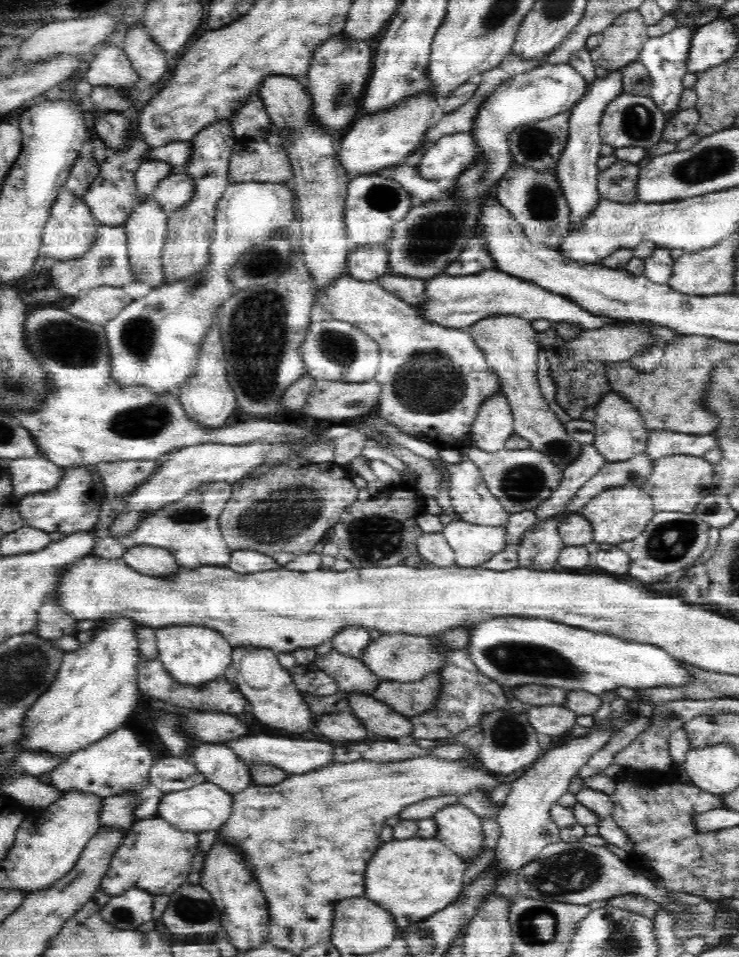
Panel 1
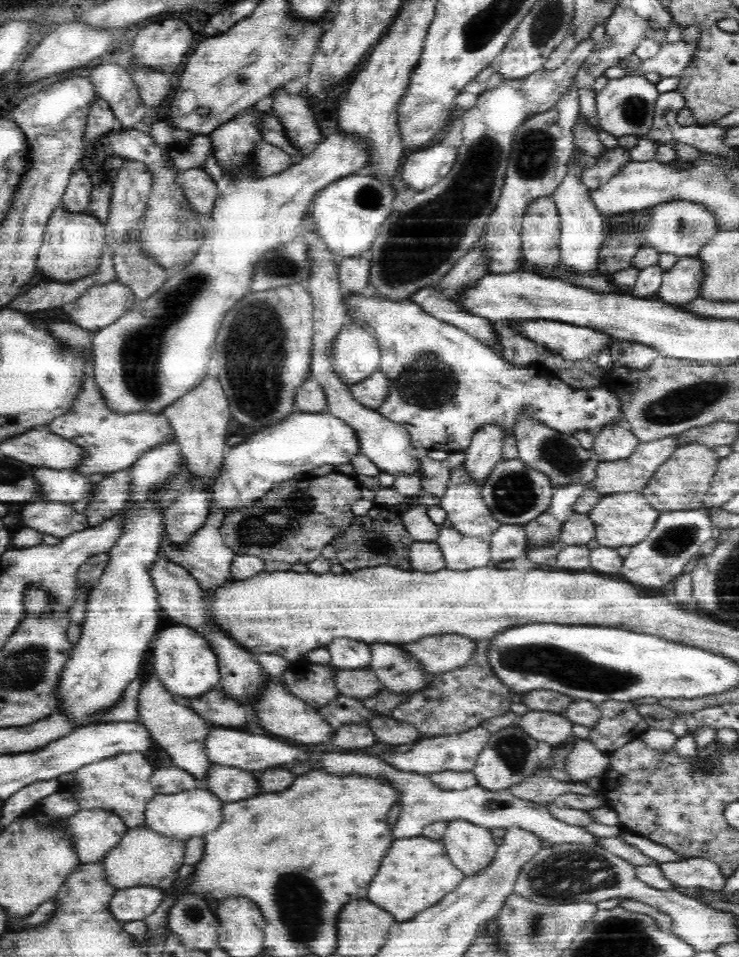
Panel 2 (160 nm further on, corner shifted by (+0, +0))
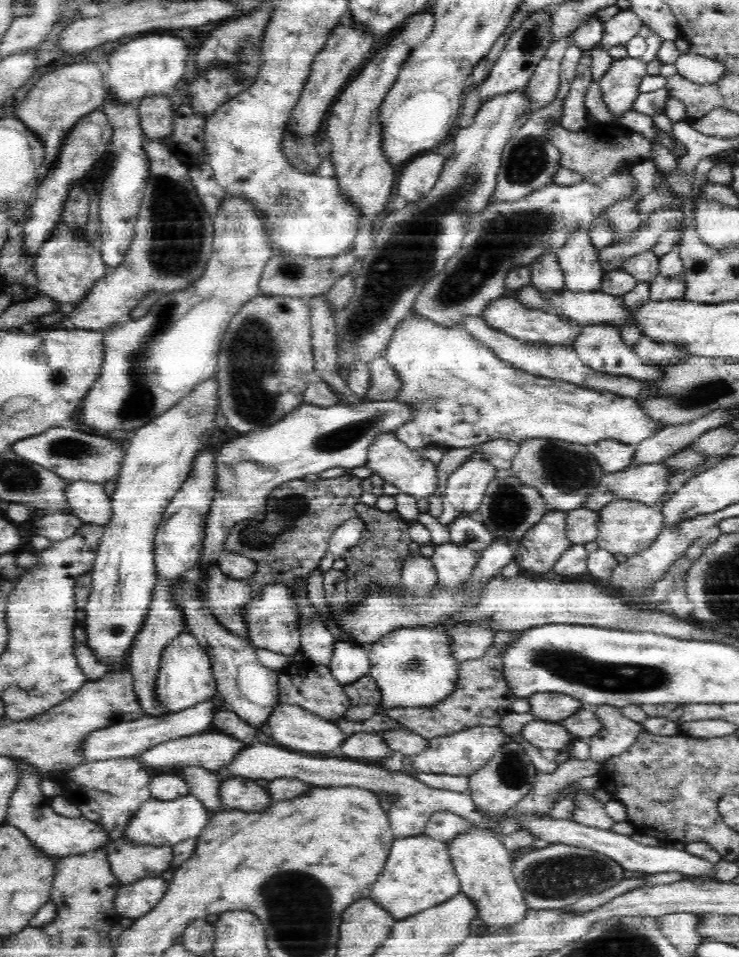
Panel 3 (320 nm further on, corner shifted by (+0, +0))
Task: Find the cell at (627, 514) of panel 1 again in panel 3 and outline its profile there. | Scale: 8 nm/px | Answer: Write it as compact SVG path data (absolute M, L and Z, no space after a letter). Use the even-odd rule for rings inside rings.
M612 500L598 511L599 524L596 542L599 548L604 548L613 554L625 554L629 557L646 550L662 532L664 525L660 508L652 508L638 500Z

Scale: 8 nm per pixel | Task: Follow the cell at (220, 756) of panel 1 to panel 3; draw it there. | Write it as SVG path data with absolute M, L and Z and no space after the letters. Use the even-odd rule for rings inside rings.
M234 776L228 780L222 780L219 792L221 802L228 810L240 809L242 812L263 812L263 810L270 809L273 800L266 788L261 788L256 781L243 776Z

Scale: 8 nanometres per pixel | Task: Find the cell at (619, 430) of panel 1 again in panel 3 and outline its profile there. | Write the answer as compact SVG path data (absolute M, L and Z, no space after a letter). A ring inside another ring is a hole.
M600 440L586 445L605 473L623 471L633 464L637 448L634 444L624 444L620 440Z

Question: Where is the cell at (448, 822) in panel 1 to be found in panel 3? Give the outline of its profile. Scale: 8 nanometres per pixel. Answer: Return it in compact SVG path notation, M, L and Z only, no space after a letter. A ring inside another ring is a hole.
M476 828L467 830L447 845L461 892L477 905L477 918L484 926L490 932L498 932L519 924L529 908L513 874L512 852L502 844L501 837L486 828Z

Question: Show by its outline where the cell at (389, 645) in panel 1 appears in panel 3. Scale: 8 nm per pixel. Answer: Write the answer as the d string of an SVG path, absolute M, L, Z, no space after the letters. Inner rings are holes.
M486 623L459 624L450 628L450 654L460 662L482 658L492 646L495 633Z

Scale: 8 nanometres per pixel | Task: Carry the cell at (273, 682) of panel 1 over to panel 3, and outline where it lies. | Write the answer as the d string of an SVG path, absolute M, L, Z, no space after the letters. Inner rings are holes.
M282 704L274 708L267 720L267 727L282 747L310 755L330 755L347 738L336 722L328 721L298 704Z

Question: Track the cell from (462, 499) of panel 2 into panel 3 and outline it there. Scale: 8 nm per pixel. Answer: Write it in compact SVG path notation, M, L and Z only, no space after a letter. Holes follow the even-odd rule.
M463 513L462 516L456 516L454 522L449 526L450 540L454 544L465 545L470 550L482 554L488 544L492 543L494 536L486 525L470 513Z

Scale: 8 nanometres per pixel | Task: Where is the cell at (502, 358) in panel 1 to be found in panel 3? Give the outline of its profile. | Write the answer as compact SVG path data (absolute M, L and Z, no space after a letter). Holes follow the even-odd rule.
M528 438L520 442L510 472L524 486L533 486L544 499L547 510L564 512L586 507L600 511L612 500L638 500L652 508L660 508L668 492L668 468L663 463L631 466L623 471L605 473L586 445L554 438Z

